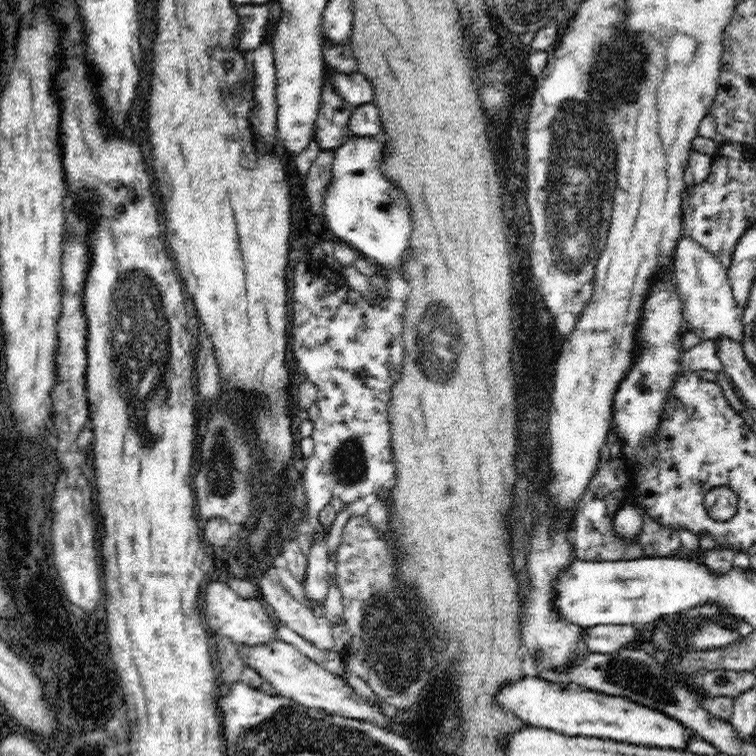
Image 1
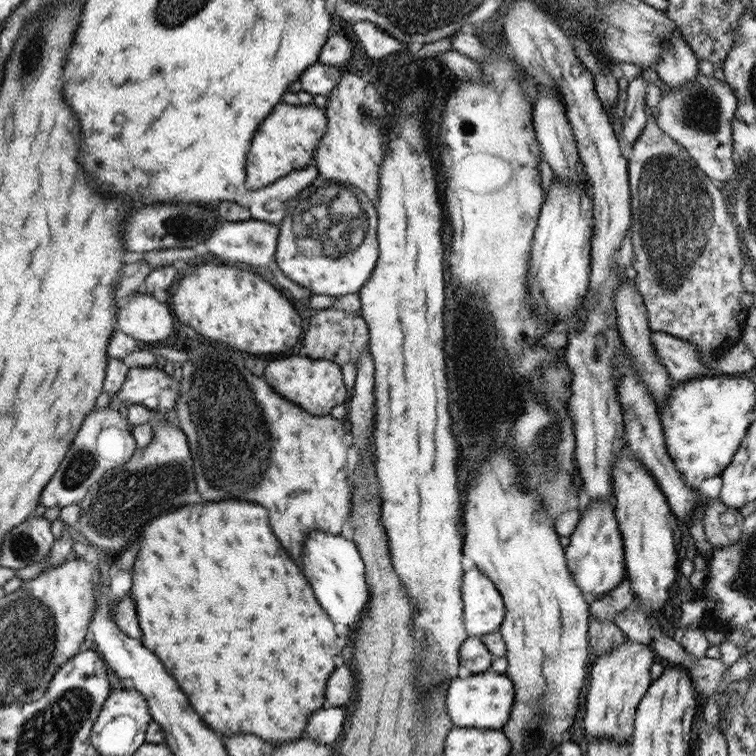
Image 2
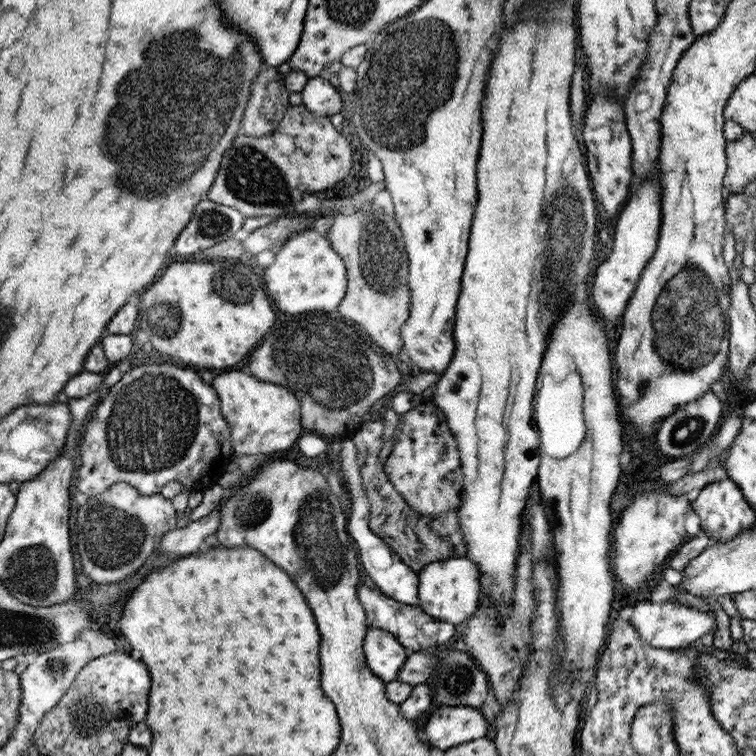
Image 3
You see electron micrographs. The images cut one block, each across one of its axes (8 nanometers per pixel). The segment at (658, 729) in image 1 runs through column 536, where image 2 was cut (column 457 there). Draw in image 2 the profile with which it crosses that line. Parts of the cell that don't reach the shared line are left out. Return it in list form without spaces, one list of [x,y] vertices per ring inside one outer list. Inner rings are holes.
[[[489,670],[449,681],[445,703],[454,727],[502,730],[510,718],[514,699],[515,688],[510,678]]]

